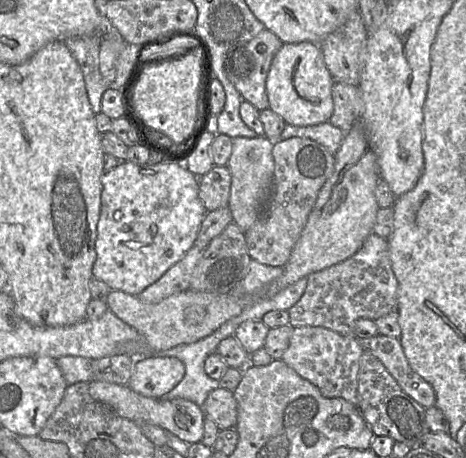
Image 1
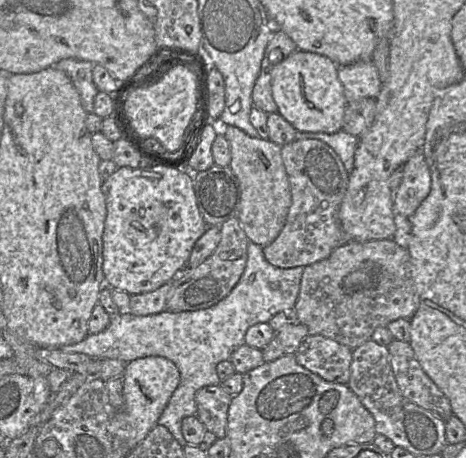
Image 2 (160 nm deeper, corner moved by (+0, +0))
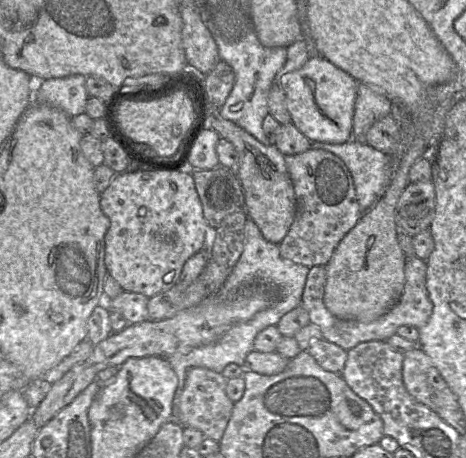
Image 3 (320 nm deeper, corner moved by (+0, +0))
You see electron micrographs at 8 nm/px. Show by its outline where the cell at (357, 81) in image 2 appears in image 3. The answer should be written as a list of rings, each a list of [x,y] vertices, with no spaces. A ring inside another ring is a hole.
[[[358,83],[354,104],[352,139],[365,143],[365,135],[378,120],[390,116],[391,101],[369,86]]]

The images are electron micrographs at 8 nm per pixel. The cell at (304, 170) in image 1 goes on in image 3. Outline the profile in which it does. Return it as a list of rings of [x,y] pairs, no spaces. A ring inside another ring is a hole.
[[[310,148],[303,153],[284,157],[295,192],[296,214],[287,235],[279,244],[280,255],[309,268],[326,266],[338,244],[363,215],[357,201],[352,175],[339,157],[323,149]]]

